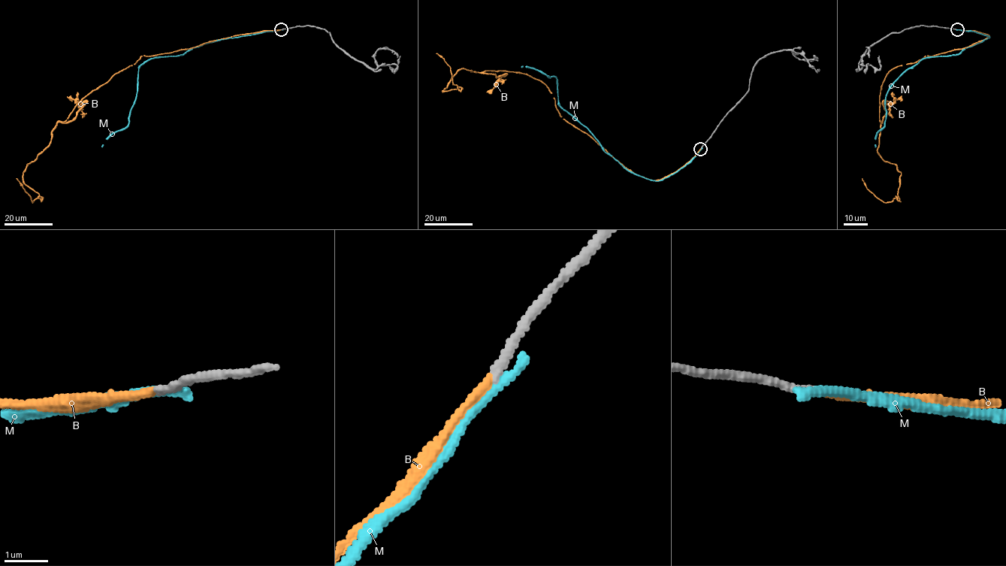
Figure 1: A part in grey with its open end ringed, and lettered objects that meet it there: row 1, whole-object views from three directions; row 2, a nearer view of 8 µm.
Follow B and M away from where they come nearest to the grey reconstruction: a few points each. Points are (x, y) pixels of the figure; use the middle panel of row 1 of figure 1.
B: (700, 149), (651, 180), (560, 117), (548, 88), (526, 74), (460, 68), (442, 92), (458, 89), (436, 53)
M: (701, 149), (684, 166), (661, 180), (651, 180), (629, 172), (560, 105), (554, 77), (521, 67)

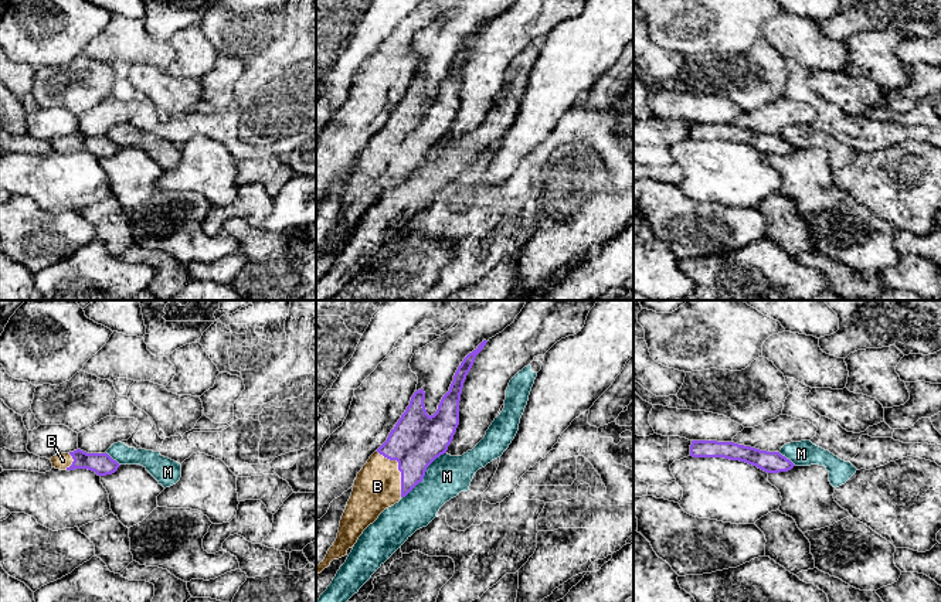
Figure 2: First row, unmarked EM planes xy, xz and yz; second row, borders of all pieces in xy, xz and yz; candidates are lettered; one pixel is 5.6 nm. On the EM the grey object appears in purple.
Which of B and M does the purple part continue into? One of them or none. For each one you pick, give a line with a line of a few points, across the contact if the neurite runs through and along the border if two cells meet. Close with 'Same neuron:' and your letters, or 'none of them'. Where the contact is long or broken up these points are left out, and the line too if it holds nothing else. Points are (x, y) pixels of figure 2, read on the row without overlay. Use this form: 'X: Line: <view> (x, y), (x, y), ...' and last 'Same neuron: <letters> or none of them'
B: Line: xz (417, 122), (403, 140), (398, 152), (377, 169)
Same neuron: B

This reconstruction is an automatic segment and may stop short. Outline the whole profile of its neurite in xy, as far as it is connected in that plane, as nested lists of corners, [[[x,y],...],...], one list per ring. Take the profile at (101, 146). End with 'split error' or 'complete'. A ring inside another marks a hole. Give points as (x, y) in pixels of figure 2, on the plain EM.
[[[81,132],[55,137],[50,143],[52,150],[60,153],[88,152],[95,154],[98,159],[112,157],[120,149],[108,136],[86,136]]]; split error

